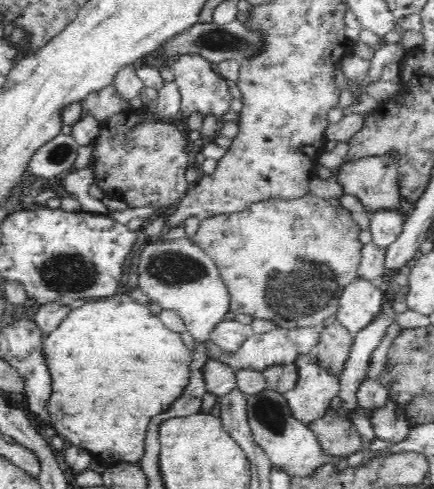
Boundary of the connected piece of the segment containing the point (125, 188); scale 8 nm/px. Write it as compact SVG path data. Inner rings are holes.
M144 99L140 108L120 109L99 121L96 136L90 141L86 168L92 172L90 186L104 196L134 208L175 206L190 187L186 178L188 140L170 119L156 119L153 103Z

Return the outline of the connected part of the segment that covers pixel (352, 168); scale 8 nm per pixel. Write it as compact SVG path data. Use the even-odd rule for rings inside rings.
M379 154L378 156L362 156L356 160L347 159L335 171L340 183L342 183L343 192L356 196L370 214L370 212L382 207L400 208L397 184L395 183L397 167L398 161L394 156Z

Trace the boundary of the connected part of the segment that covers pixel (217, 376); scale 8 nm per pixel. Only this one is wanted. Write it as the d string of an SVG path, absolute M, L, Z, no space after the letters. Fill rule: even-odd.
M209 354L199 366L199 374L199 379L208 394L219 397L236 388L231 366L216 361Z

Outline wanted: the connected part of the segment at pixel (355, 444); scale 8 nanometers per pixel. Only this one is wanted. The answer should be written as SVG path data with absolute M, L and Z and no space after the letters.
M326 407L320 417L308 421L307 427L317 436L317 446L319 446L321 454L327 458L348 456L348 454L358 451L361 446L358 433L351 422L344 420L341 413L332 407Z

